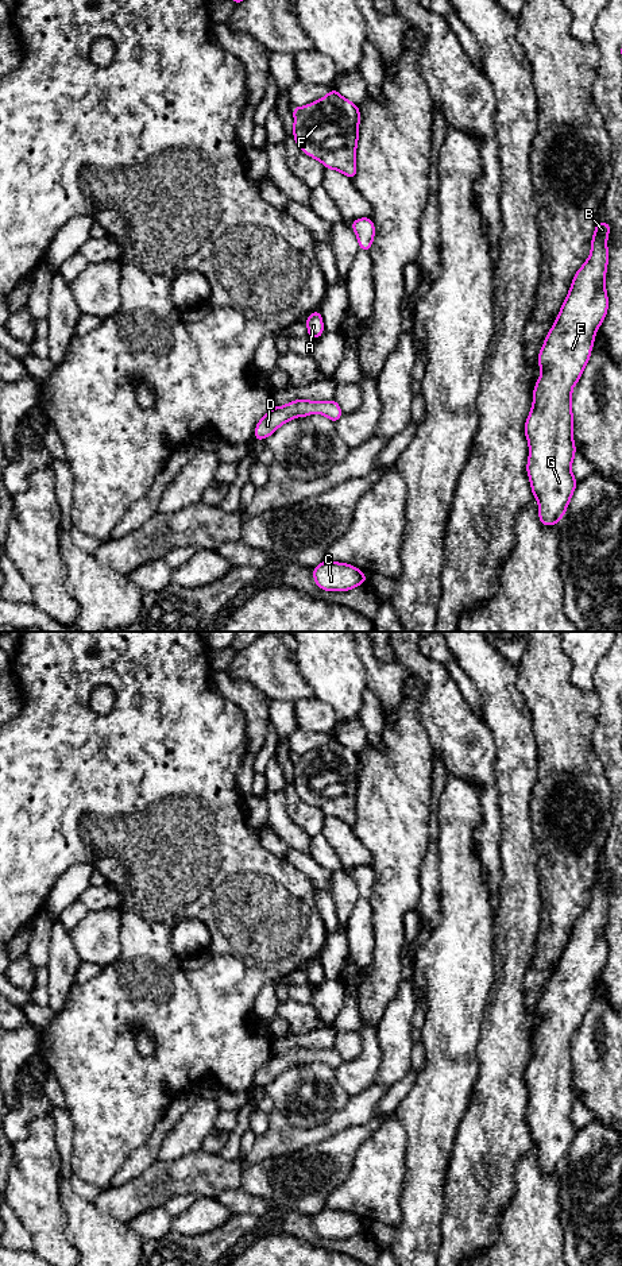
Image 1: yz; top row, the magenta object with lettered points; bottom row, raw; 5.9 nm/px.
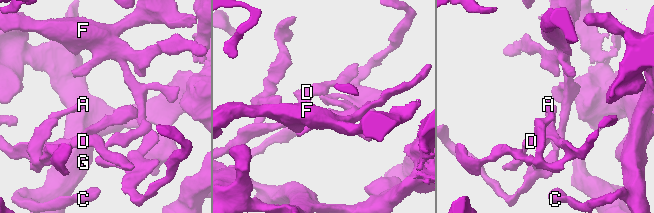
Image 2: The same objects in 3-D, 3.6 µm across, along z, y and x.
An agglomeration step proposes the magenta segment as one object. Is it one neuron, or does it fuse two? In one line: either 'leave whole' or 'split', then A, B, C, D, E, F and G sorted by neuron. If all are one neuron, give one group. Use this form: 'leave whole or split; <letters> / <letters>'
leave whole; A B C D E F G

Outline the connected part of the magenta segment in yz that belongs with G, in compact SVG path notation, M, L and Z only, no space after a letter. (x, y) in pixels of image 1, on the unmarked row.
M596 871L590 904L576 919L565 949L537 1006L541 1023L534 1033L533 1053L525 1070L525 1084L529 1091L526 1118L533 1145L538 1149L538 1165L545 1174L560 1170L577 1134L571 1119L576 1100L571 1053L572 1037L590 1008L596 977L602 973L609 957L604 926L609 911L607 885L610 877L609 871Z

